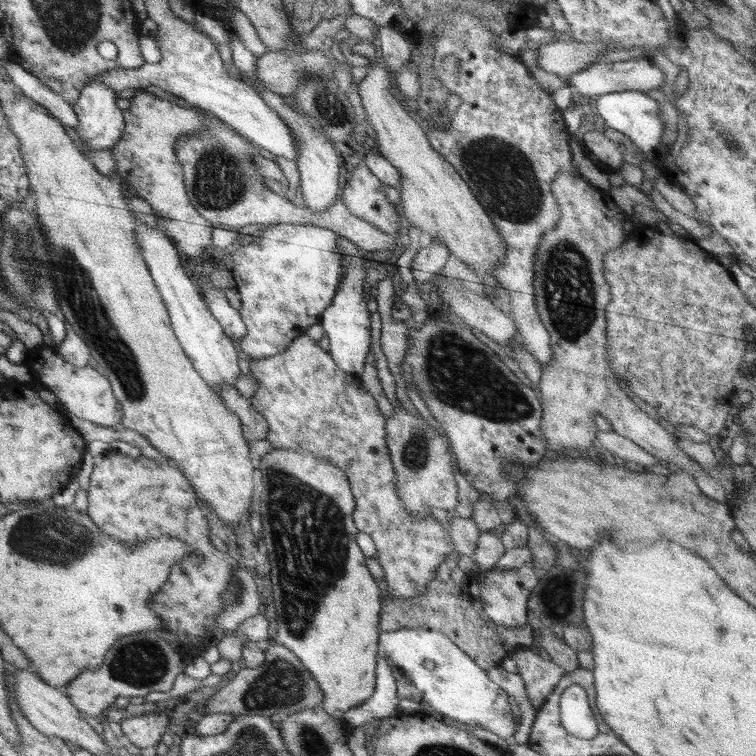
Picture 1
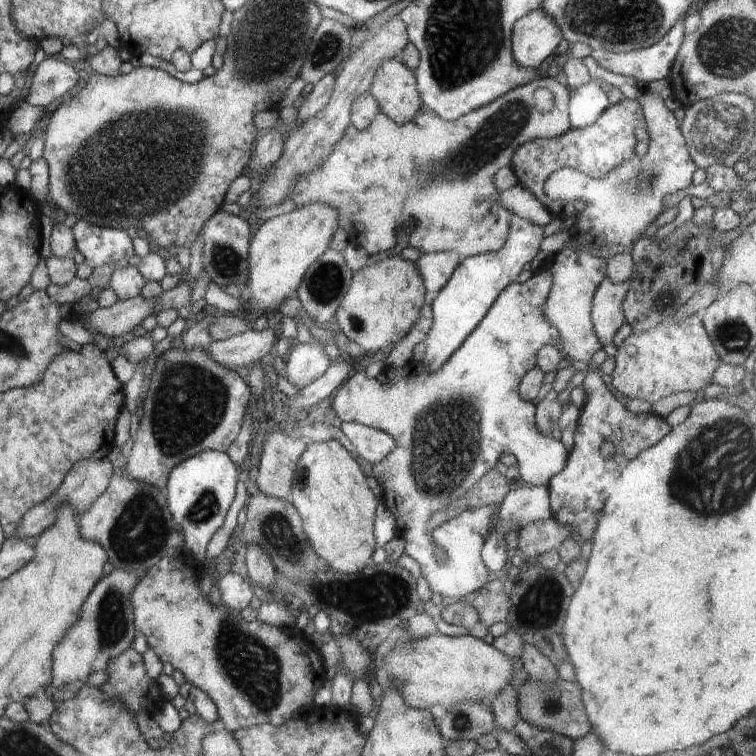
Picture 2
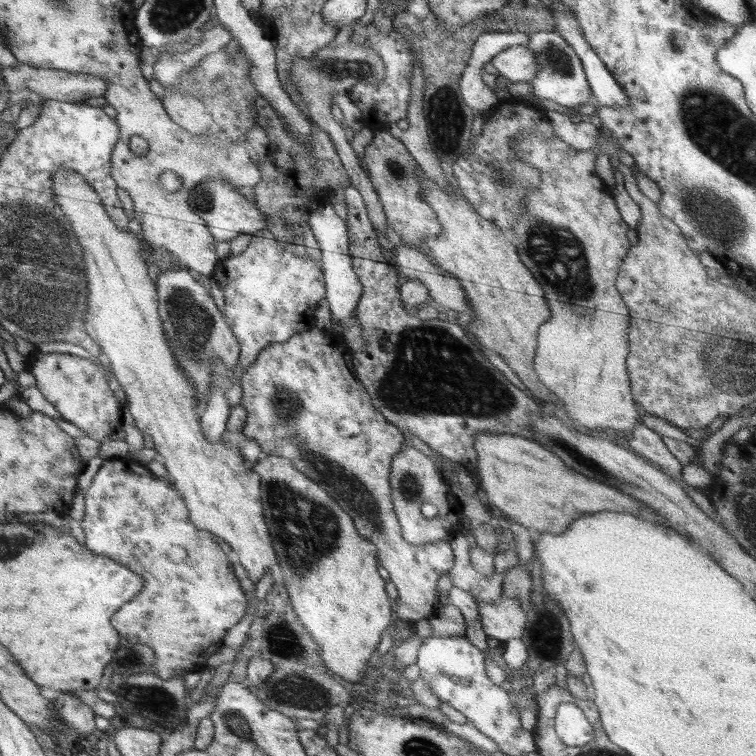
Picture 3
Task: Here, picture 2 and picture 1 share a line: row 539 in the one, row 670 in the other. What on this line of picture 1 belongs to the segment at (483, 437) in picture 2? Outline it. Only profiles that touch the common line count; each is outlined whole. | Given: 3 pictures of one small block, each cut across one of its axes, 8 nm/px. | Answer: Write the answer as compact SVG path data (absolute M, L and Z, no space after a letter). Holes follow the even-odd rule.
M415 625L392 632L379 631L379 646L384 647L387 657L402 668L404 674L410 678L410 682L420 690L421 700L428 702L435 711L446 715L454 721L490 730L500 738L510 743L512 742L518 723L515 722L514 715L510 709L507 692L501 686L492 682L488 678L488 673L481 666L478 666L473 658L470 658L461 648L458 648L445 634L426 626L417 627ZM425 660L434 662L435 666L432 670L424 667Z

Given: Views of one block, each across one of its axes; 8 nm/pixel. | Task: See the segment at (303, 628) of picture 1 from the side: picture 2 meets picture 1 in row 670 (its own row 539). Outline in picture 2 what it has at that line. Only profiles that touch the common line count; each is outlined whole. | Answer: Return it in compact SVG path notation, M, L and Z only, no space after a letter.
M335 439L325 442L312 441L301 454L291 484L291 503L296 507L311 547L317 552L323 566L339 573L362 570L366 562L372 562L372 554L377 548L373 524L377 499L366 483L362 469L351 453Z

